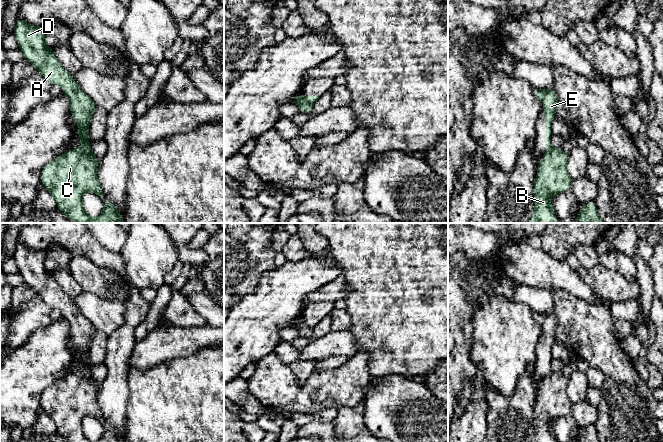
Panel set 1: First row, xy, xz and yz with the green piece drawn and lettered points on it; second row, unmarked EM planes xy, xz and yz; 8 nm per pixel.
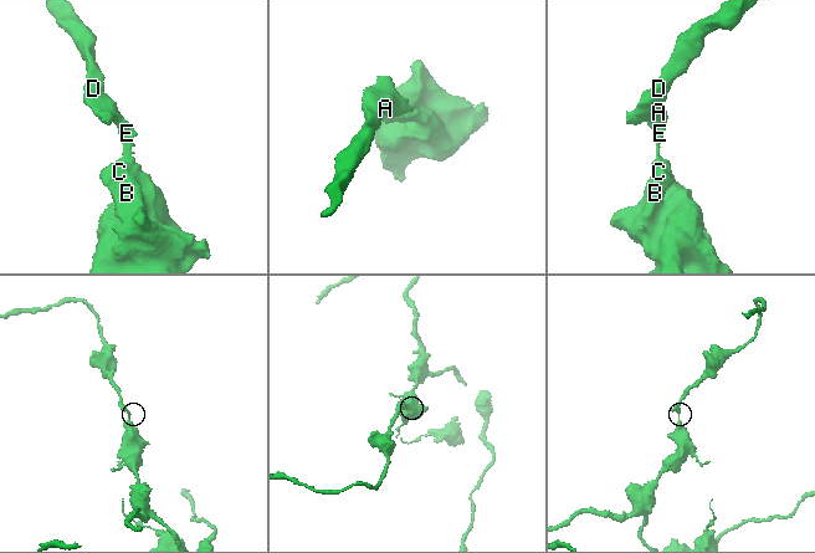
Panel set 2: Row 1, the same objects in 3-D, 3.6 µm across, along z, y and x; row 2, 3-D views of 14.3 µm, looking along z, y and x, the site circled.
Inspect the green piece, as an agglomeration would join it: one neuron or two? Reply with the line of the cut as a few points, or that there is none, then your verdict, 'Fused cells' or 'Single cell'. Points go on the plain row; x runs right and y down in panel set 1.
Split along xy (79, 372), (93, 381). Fused cells

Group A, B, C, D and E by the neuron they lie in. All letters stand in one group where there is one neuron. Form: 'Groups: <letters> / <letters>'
Groups: A D E / B C

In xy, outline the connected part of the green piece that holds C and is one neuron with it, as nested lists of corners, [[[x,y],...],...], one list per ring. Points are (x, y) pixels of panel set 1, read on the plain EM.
[[[69,373],[64,378],[56,381],[46,388],[42,394],[41,408],[53,420],[57,432],[68,442],[94,442],[89,440],[82,426],[82,421],[86,416],[93,416],[103,423],[105,432],[102,437],[95,442],[122,442],[117,432],[109,425],[103,417],[97,401],[97,393],[100,383],[87,379],[82,373]]]

